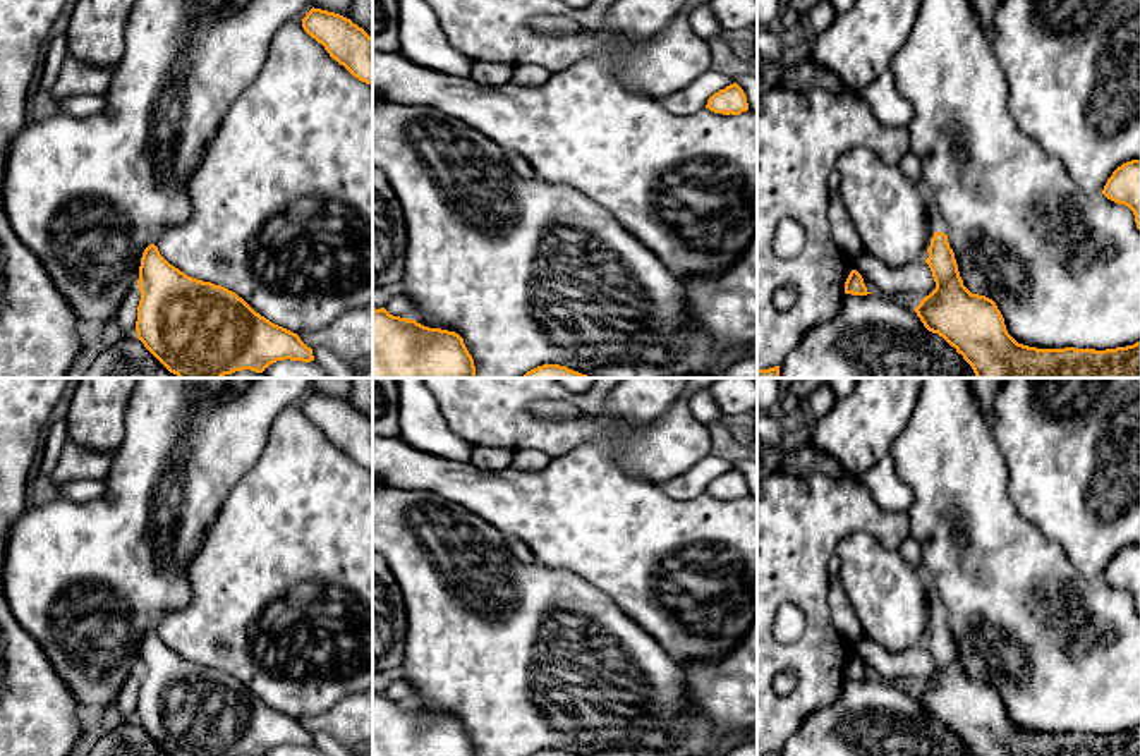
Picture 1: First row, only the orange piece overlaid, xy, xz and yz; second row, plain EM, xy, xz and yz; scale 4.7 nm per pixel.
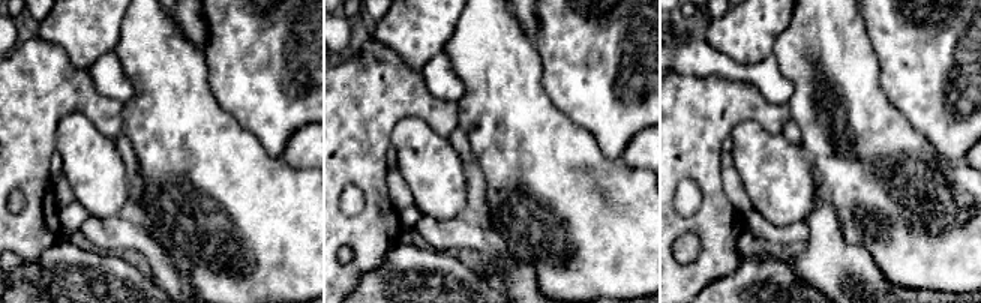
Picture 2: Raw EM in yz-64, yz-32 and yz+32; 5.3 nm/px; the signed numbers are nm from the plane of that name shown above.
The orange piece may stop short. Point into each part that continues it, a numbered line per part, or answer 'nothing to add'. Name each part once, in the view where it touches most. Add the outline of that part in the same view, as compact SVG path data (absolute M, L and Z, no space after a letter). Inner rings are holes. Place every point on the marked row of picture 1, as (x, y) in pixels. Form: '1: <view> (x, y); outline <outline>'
1: yz (910, 167); outline M907 151L907 155L900 162L900 168L910 180L917 184L917 187L924 194L924 204L927 213L927 246L931 246L931 239L936 232L948 234L948 225L931 191L922 180L922 168L919 158L912 151Z

